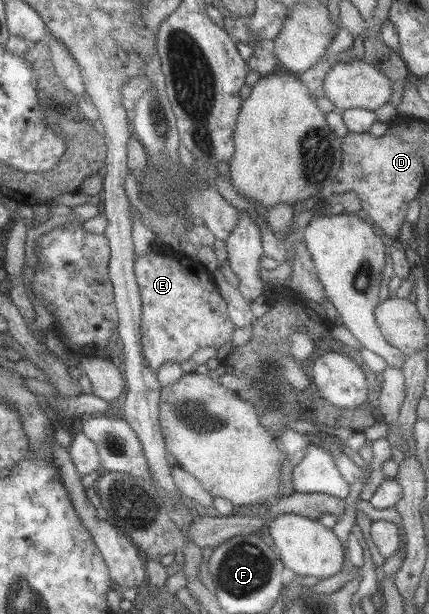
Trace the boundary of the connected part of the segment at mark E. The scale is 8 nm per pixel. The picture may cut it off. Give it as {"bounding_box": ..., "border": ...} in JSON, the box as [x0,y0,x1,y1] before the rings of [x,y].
{"bounding_box":[134,245,236,374],"border":[[[152,245],[146,254],[134,256],[134,275],[142,305],[140,332],[142,354],[147,368],[155,374],[165,362],[180,364],[205,347],[221,347],[230,340],[236,327],[226,312],[226,303],[217,292],[213,278],[197,258],[175,252],[169,246]]]}

